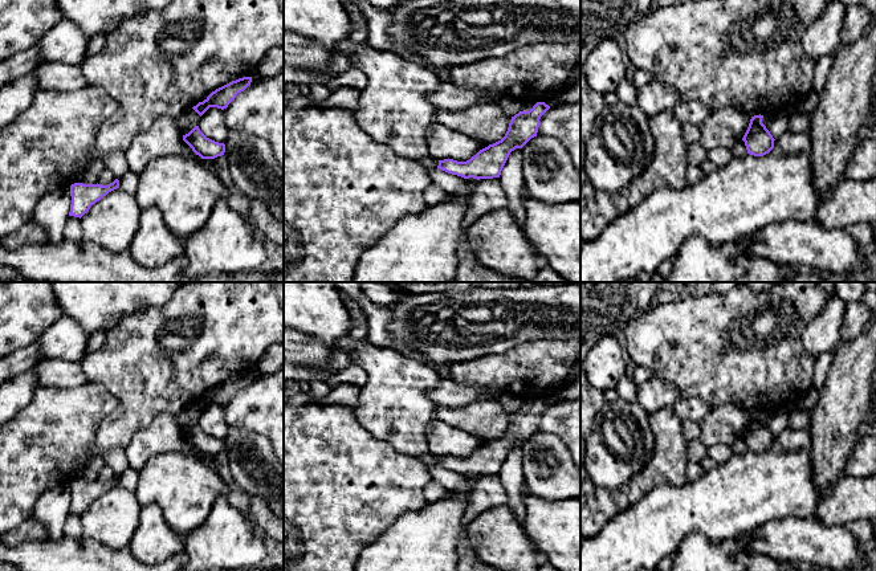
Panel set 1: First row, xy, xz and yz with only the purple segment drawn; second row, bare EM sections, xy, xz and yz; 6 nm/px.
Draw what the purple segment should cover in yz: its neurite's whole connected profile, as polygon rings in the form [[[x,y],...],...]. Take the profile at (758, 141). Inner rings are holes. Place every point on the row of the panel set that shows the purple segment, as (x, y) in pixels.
[[[754,115],[750,119],[749,127],[742,138],[747,154],[763,156],[774,148],[774,138],[766,126],[762,123],[763,115]]]

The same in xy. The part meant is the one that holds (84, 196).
[[[115,179],[113,183],[107,185],[102,184],[83,184],[74,183],[70,185],[70,212],[69,216],[82,217],[93,204],[99,201],[109,192],[119,188],[119,180]]]

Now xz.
[[[537,102],[529,111],[520,111],[512,117],[501,140],[480,150],[466,162],[439,160],[437,168],[464,179],[500,178],[510,152],[522,148],[531,138],[537,136],[539,119],[549,109],[550,106],[545,102]]]

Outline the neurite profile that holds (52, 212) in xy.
[[[70,187],[57,188],[38,201],[32,220],[45,229],[48,234],[45,244],[58,244],[62,241],[70,204]]]

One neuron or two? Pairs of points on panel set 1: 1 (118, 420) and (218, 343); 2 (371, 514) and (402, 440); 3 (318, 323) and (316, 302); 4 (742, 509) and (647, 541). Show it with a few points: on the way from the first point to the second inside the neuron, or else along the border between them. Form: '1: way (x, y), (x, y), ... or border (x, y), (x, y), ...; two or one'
1: way (143, 398), (192, 349); one
2: border (370, 433), (386, 440), (398, 451), (416, 457); two
3: way (318, 318), (316, 308); one
4: way (718, 509), (683, 509), (671, 517); one

